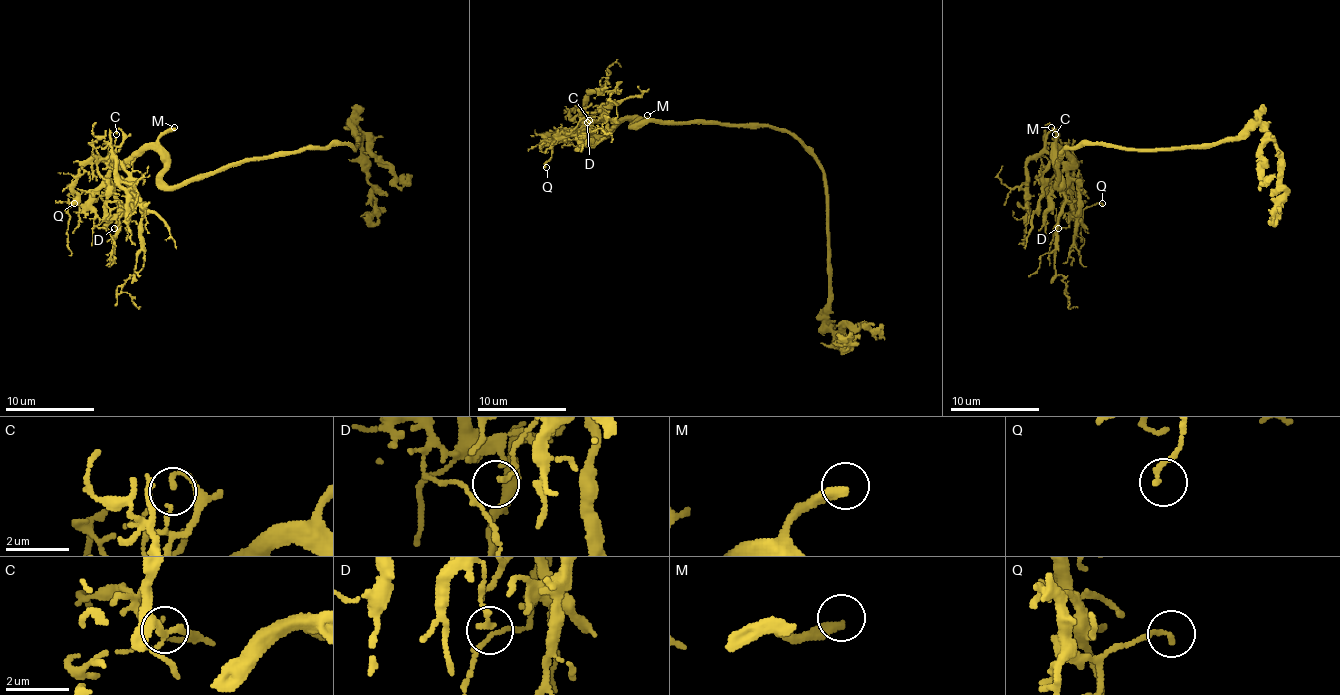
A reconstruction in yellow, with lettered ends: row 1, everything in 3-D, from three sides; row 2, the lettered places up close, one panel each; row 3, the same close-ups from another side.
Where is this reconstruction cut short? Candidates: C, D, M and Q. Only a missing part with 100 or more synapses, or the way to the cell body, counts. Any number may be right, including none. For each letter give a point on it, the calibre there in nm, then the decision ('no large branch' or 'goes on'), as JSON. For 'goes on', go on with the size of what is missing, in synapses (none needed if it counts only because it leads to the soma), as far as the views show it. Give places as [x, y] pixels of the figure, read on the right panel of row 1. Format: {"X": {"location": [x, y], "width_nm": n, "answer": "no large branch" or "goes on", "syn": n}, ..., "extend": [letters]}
{"C": {"location": [1055, 134], "width_nm": 140, "answer": "no large branch"}, "D": {"location": [1058, 228], "width_nm": 160, "answer": "no large branch"}, "M": {"location": [1051, 127], "width_nm": 320, "answer": "goes on"}, "Q": {"location": [1102, 203], "width_nm": 160, "answer": "no large branch"}, "extend": ["M"]}

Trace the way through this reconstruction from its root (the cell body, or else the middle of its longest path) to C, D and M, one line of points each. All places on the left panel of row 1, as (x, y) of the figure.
C: (261, 156), (168, 185), (154, 150), (116, 163), (112, 152), (123, 141), (116, 134)
D: (261, 156), (168, 185), (161, 179), (163, 158), (154, 150), (141, 150), (116, 167), (130, 205), (114, 228)
M: (261, 156), (228, 163), (212, 172), (168, 185), (161, 179), (163, 152), (159, 138), (174, 127)

